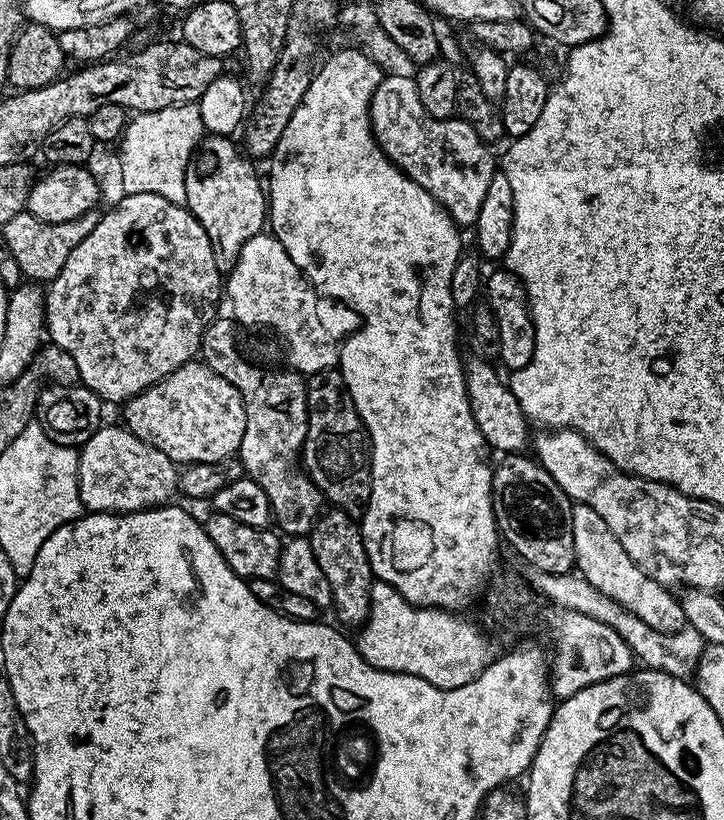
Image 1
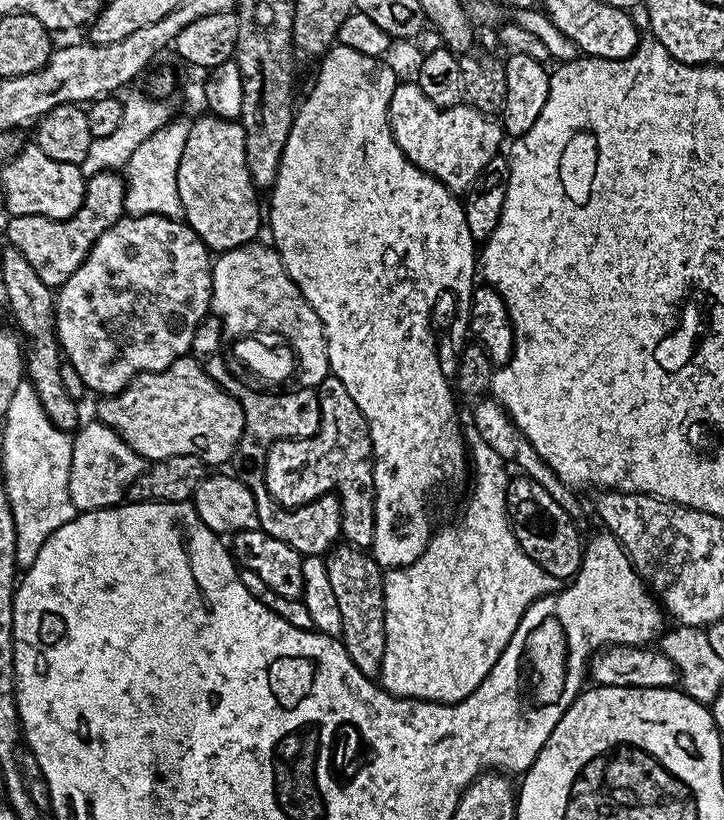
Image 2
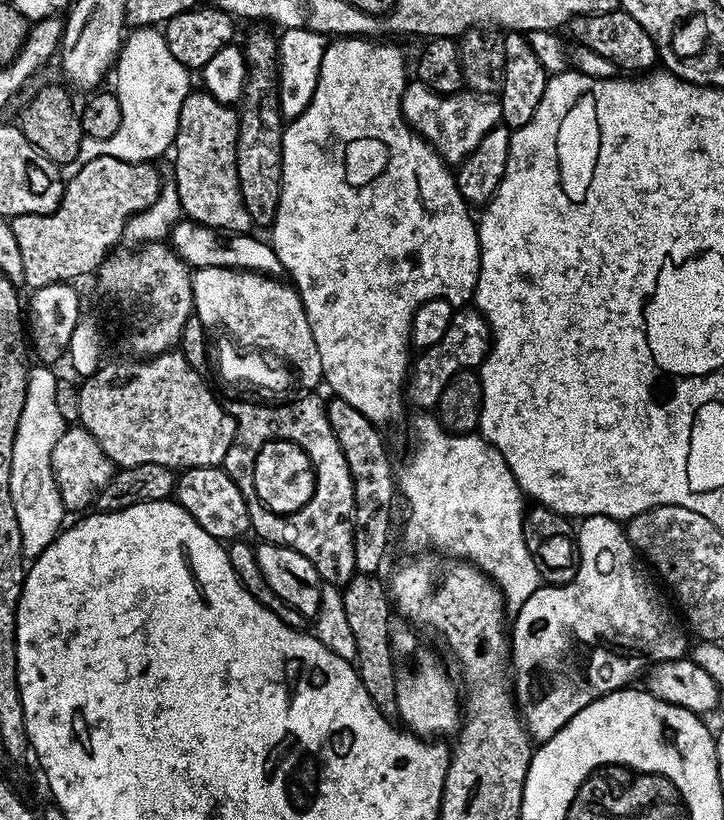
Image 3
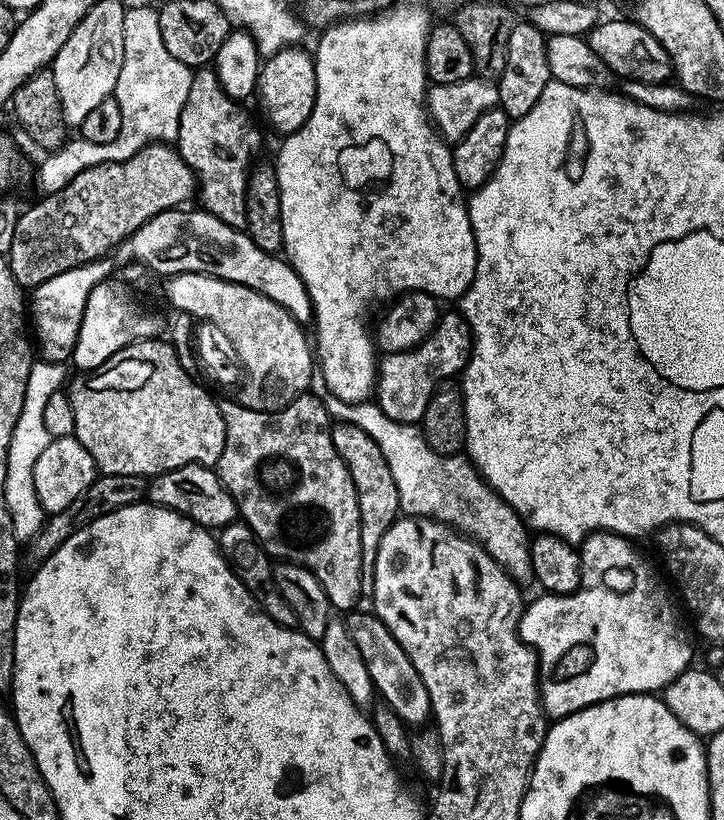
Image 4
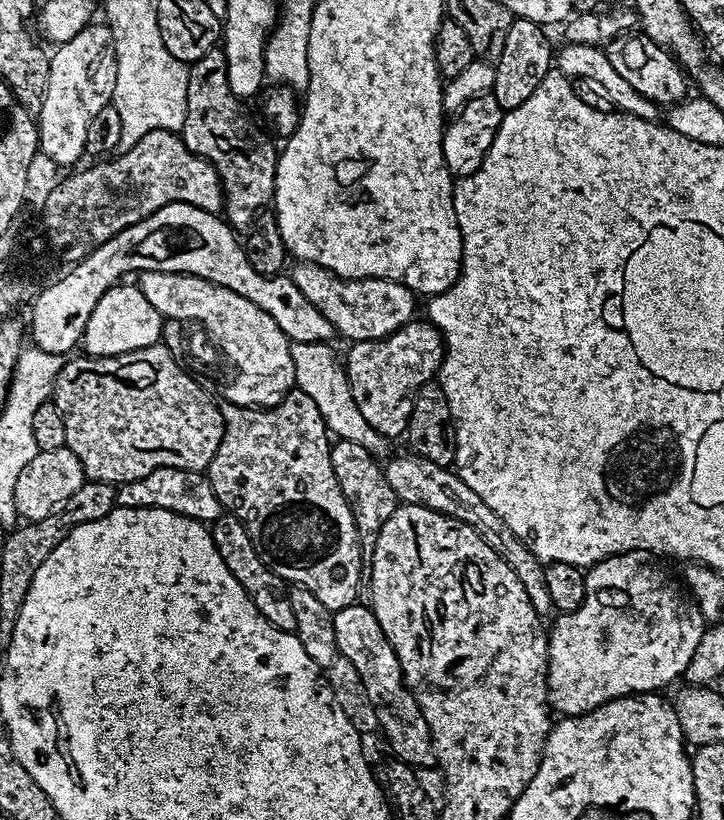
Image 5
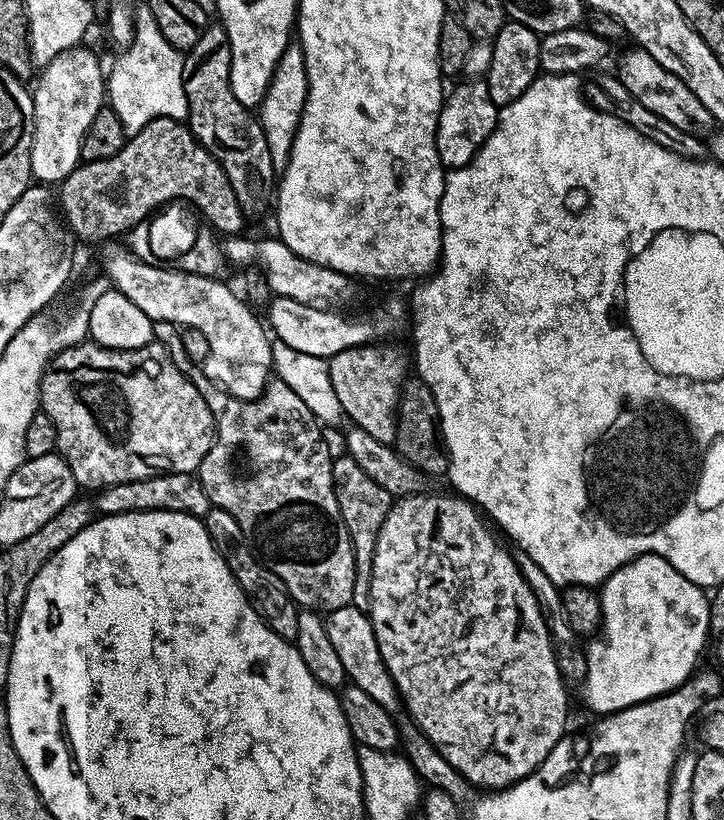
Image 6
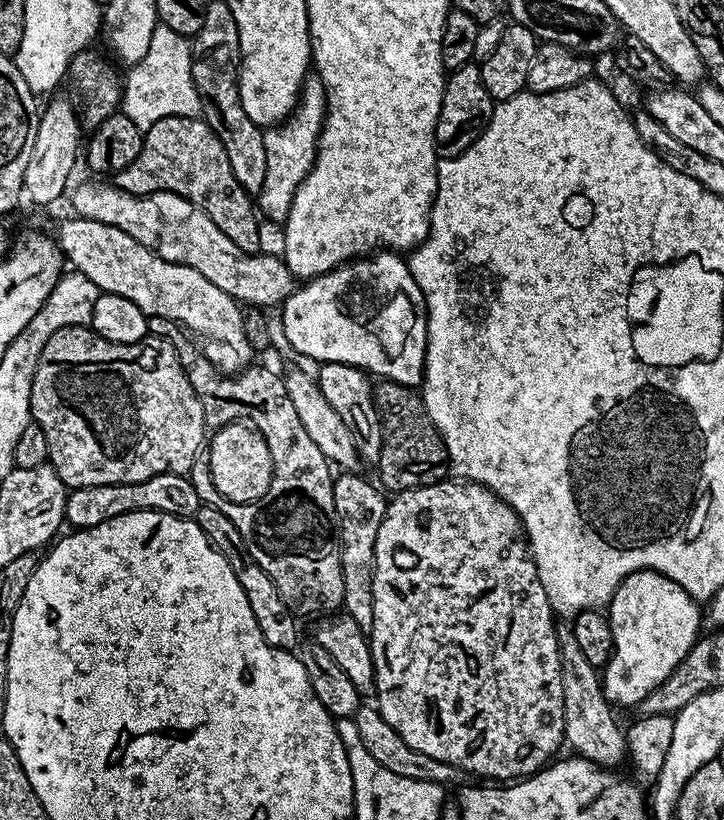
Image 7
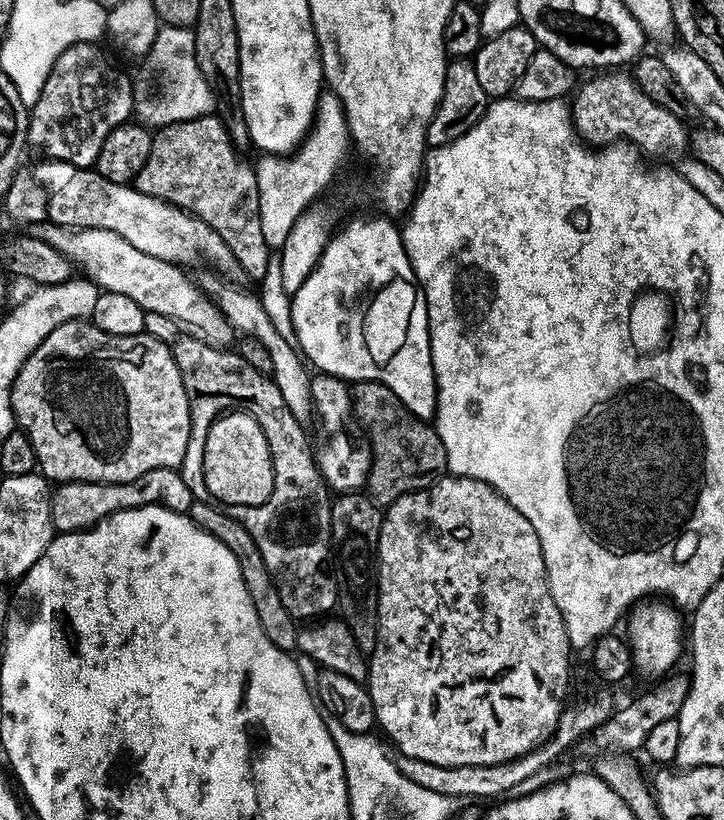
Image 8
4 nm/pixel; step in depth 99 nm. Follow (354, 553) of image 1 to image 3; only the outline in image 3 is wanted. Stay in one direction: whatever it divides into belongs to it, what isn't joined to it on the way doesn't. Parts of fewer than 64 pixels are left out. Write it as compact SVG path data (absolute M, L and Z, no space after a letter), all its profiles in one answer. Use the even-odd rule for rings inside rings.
M355 575L348 584L343 585L346 618L350 622L350 630L354 634L356 658L354 667L360 676L362 686L366 686L366 694L378 706L378 710L387 720L395 721L398 717L396 705L396 660L392 646L393 629L388 628L388 619L394 616L394 608L390 603L390 592L379 584L379 579L371 576Z

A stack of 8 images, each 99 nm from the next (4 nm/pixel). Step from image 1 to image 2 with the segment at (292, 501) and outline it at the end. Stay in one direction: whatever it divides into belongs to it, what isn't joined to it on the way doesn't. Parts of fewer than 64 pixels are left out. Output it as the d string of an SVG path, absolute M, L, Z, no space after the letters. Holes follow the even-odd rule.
M214 314L204 317L204 321L194 330L194 342L192 343L191 357L197 360L206 370L210 378L220 388L226 389L242 406L244 411L244 433L240 439L238 449L238 461L240 460L240 469L238 469L240 481L254 494L254 502L258 506L258 518L260 519L260 529L274 538L279 538L281 542L286 542L286 546L294 546L301 556L324 556L332 551L334 545L341 539L340 531L340 499L335 494L320 496L317 500L311 500L309 504L303 504L301 508L287 509L282 507L266 490L264 481L264 459L270 455L270 449L278 440L291 440L293 438L307 438L313 436L320 425L320 398L315 388L292 388L288 392L284 390L272 390L276 392L259 392L256 388L251 388L248 384L243 384L234 373L228 369L228 360L224 357L223 348L226 348L226 333L220 319Z

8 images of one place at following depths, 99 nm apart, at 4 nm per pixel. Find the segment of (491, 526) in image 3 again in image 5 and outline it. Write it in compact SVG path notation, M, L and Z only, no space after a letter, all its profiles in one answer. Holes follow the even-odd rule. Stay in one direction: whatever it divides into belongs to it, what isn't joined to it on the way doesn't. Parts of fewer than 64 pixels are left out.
M331 343L322 344L292 344L292 361L294 362L294 374L296 375L295 387L305 392L310 398L314 398L314 406L322 414L324 423L337 437L365 444L374 454L381 454L390 444L389 437L378 434L366 418L362 418L362 410L354 402L352 392L348 388L348 377L342 371L342 366L336 362L336 356L332 353Z

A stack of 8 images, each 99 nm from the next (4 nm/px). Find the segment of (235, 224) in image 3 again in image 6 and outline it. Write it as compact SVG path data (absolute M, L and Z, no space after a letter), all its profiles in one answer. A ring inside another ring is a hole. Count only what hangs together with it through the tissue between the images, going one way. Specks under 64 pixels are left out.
M212 22L198 38L194 47L187 49L184 56L184 93L188 99L187 125L196 140L226 170L226 178L230 186L234 186L234 194L238 194L238 206L242 206L245 217L260 216L271 209L274 204L274 193L278 187L278 169L274 166L270 146L266 146L264 125L249 109L234 98L234 90L230 90L230 38L223 23Z

